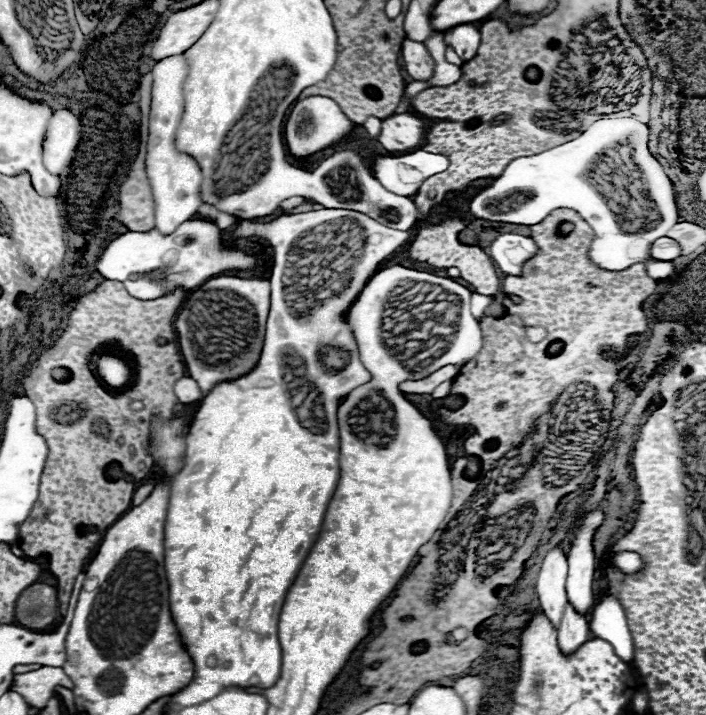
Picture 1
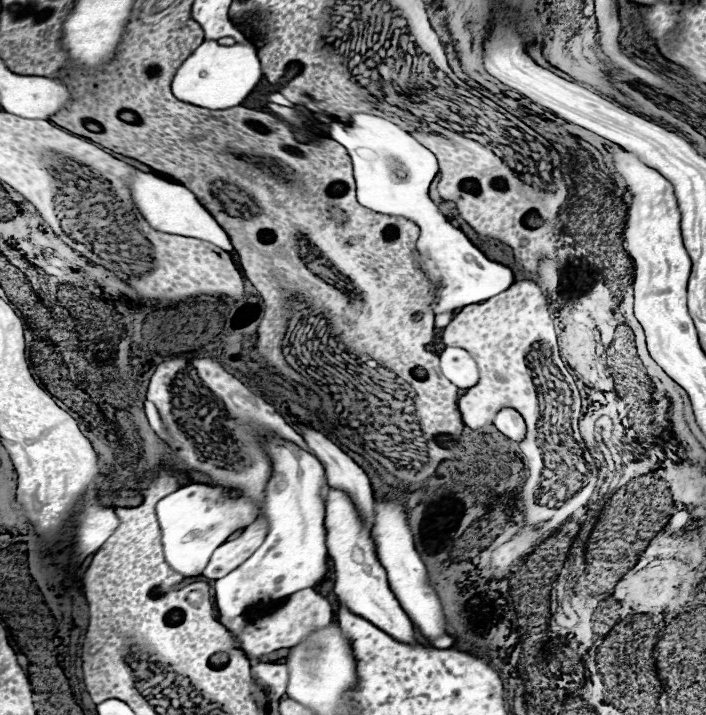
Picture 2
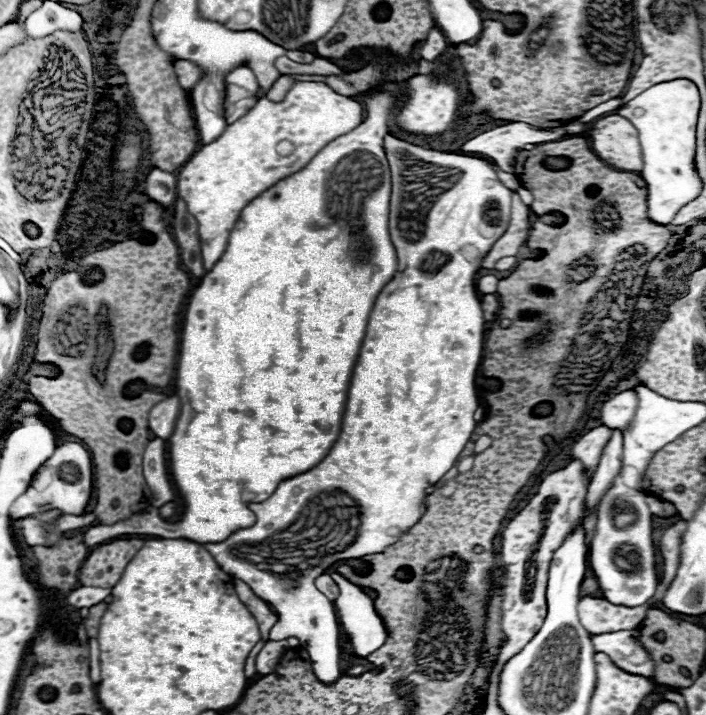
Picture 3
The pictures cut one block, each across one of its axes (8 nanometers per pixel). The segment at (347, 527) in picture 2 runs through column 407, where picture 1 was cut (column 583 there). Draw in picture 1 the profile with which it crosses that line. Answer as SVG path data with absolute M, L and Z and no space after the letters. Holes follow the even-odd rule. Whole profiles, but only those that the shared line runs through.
M566 604L562 622L558 626L558 646L560 650L574 652L582 642L590 640L590 622L584 614L578 614L572 604Z

